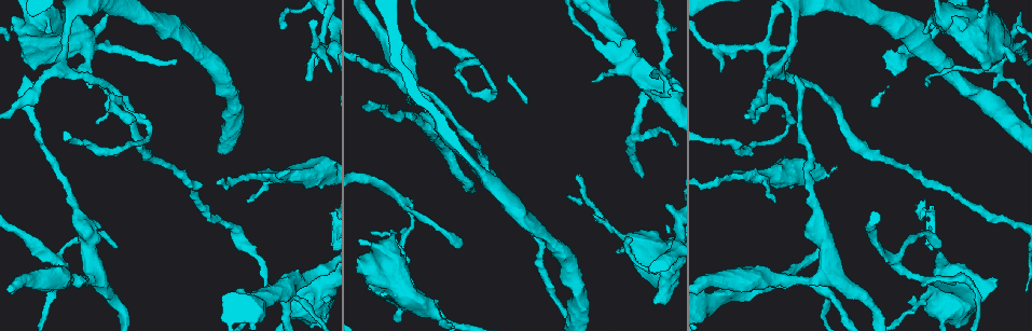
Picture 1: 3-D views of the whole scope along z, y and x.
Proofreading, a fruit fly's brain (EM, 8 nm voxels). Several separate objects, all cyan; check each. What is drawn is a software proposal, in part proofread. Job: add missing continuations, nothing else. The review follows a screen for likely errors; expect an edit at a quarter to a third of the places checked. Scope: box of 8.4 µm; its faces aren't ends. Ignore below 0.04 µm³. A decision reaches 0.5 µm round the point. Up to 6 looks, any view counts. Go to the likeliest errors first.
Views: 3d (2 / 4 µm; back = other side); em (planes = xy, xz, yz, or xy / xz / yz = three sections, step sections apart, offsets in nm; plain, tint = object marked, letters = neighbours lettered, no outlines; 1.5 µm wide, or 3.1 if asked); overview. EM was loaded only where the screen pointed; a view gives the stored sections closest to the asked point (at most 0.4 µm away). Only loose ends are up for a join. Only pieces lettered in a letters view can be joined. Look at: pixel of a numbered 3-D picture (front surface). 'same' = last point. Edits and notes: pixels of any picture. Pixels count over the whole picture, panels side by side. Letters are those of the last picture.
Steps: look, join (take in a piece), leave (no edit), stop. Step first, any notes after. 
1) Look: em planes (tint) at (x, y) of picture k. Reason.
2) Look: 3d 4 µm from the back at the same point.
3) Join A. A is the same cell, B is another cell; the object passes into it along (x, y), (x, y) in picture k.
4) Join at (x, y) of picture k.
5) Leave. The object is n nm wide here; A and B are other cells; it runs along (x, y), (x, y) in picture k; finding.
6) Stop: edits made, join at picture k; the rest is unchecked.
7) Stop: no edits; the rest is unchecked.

Look: em planes (letters) at (368, 101) of picture 1. An open end.

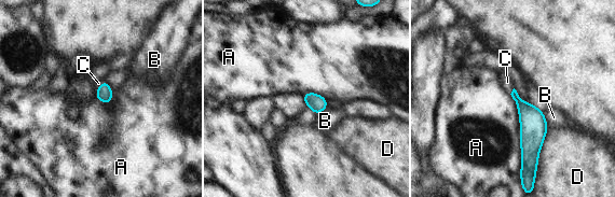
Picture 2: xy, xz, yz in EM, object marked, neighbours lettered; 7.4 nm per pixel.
Join C. The longest contact is with A, 600 nm; C is the same cell, A, B and D are other cells; the object passes into it along (531, 117), (513, 90), (507, 82) in picture 2; it goes on there.

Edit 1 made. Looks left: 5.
Look: overview. Redraw.

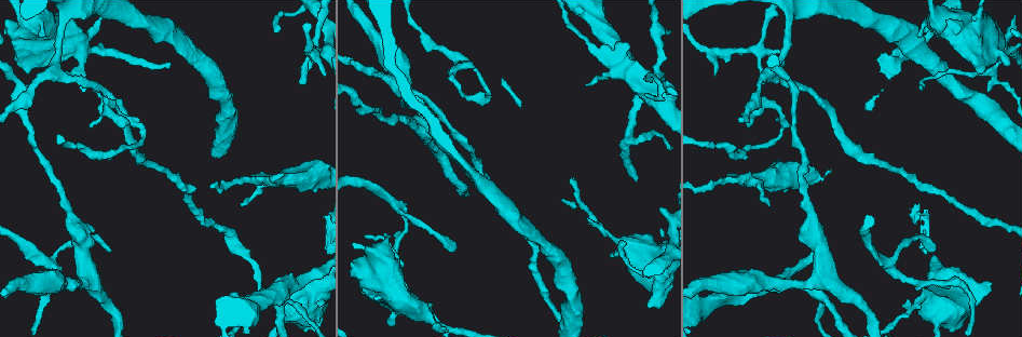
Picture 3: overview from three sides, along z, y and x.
Look: em planes (letters) at (455, 249) of picture 3. Thin end.

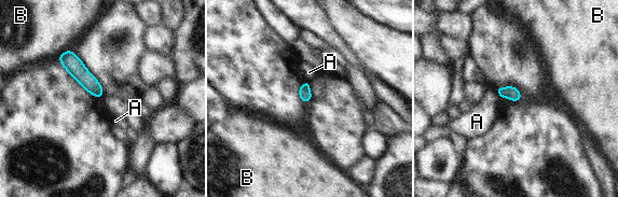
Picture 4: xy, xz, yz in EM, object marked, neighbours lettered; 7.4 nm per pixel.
Leave. A and B are other cells; it runs along (63, 56), (100, 95) in picture 4; no lettered piece goes on from it.

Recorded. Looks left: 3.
Look: 3d 2 µm at (650, 77) of picture 3. Branch stops here.

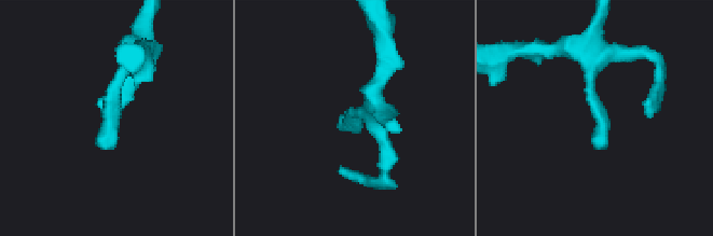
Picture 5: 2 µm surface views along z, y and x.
Look: em planes (letters) at (349, 118) of picture 5. Now the EM.

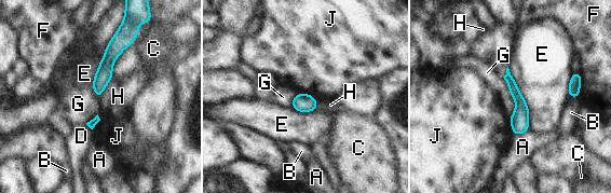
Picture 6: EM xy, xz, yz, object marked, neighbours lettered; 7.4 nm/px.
Leave. The object is 120 nm wide here; A, B, C, D, E, F, G, H and J are other cells; it runs along (121, 36), (105, 67), (98, 93) in picture 6; none of them fits.

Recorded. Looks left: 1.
Stop: edits made, join at picture 2; the rest is unchecked.

